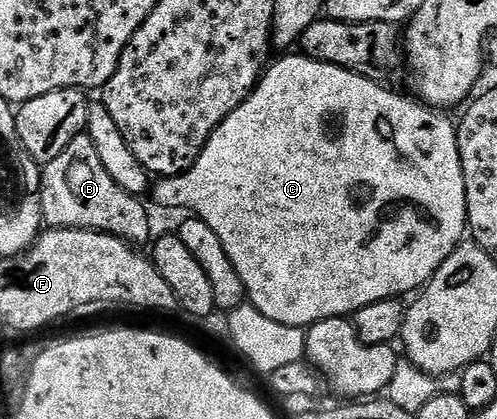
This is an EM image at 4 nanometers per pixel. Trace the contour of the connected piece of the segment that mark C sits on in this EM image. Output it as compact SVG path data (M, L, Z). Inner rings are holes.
M303 52L280 56L274 62L263 71L247 100L234 112L230 112L230 116L226 116L223 124L212 133L206 148L202 148L199 160L185 174L159 179L151 187L150 198L164 210L188 209L189 215L210 224L210 228L214 228L218 235L218 240L222 240L226 256L230 256L234 268L238 268L238 276L242 276L247 301L258 308L262 316L278 320L278 324L307 328L323 318L351 316L358 308L366 308L366 304L378 304L378 300L403 299L404 294L415 295L423 291L438 268L442 268L445 260L466 238L466 180L462 176L458 152L457 123L451 122L445 111L426 106L415 97L403 98L387 85L372 82L341 66L319 62ZM332 122L340 125L340 130L333 134Z

